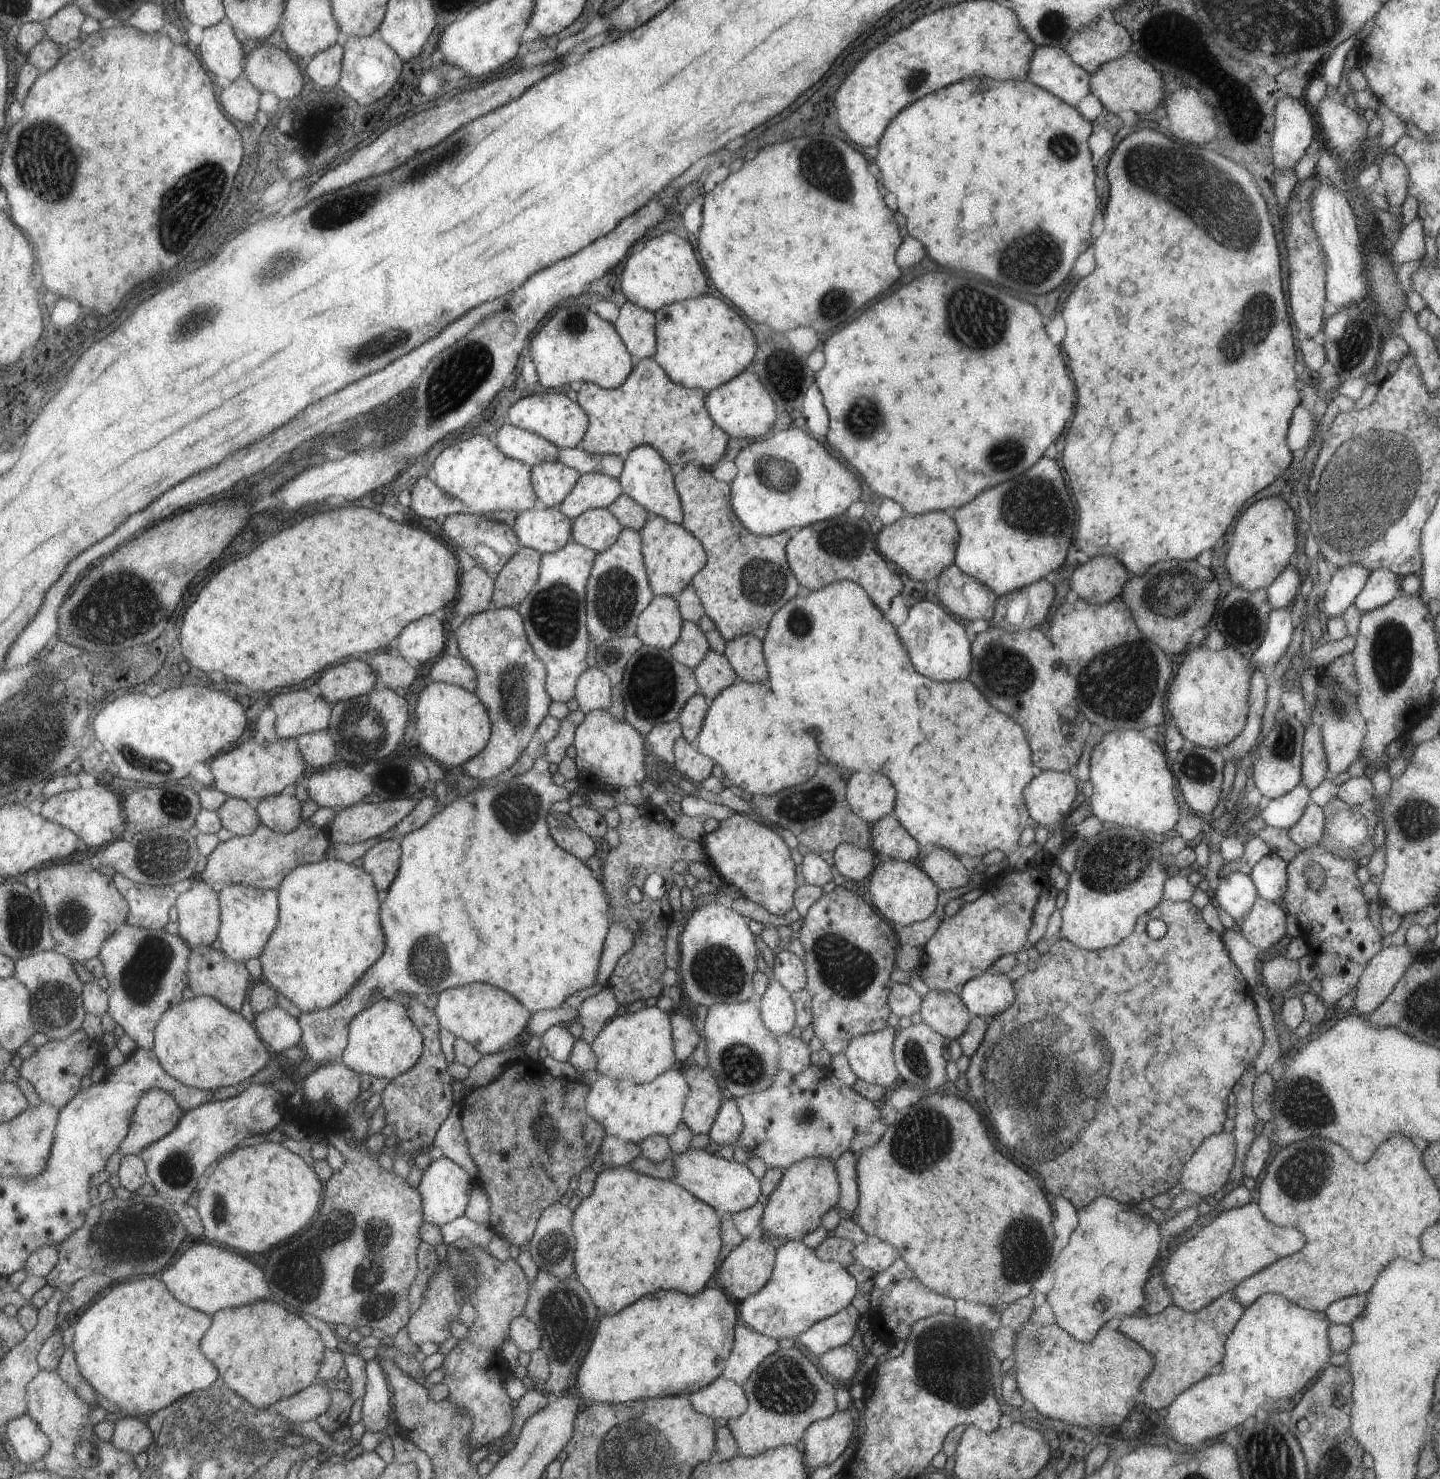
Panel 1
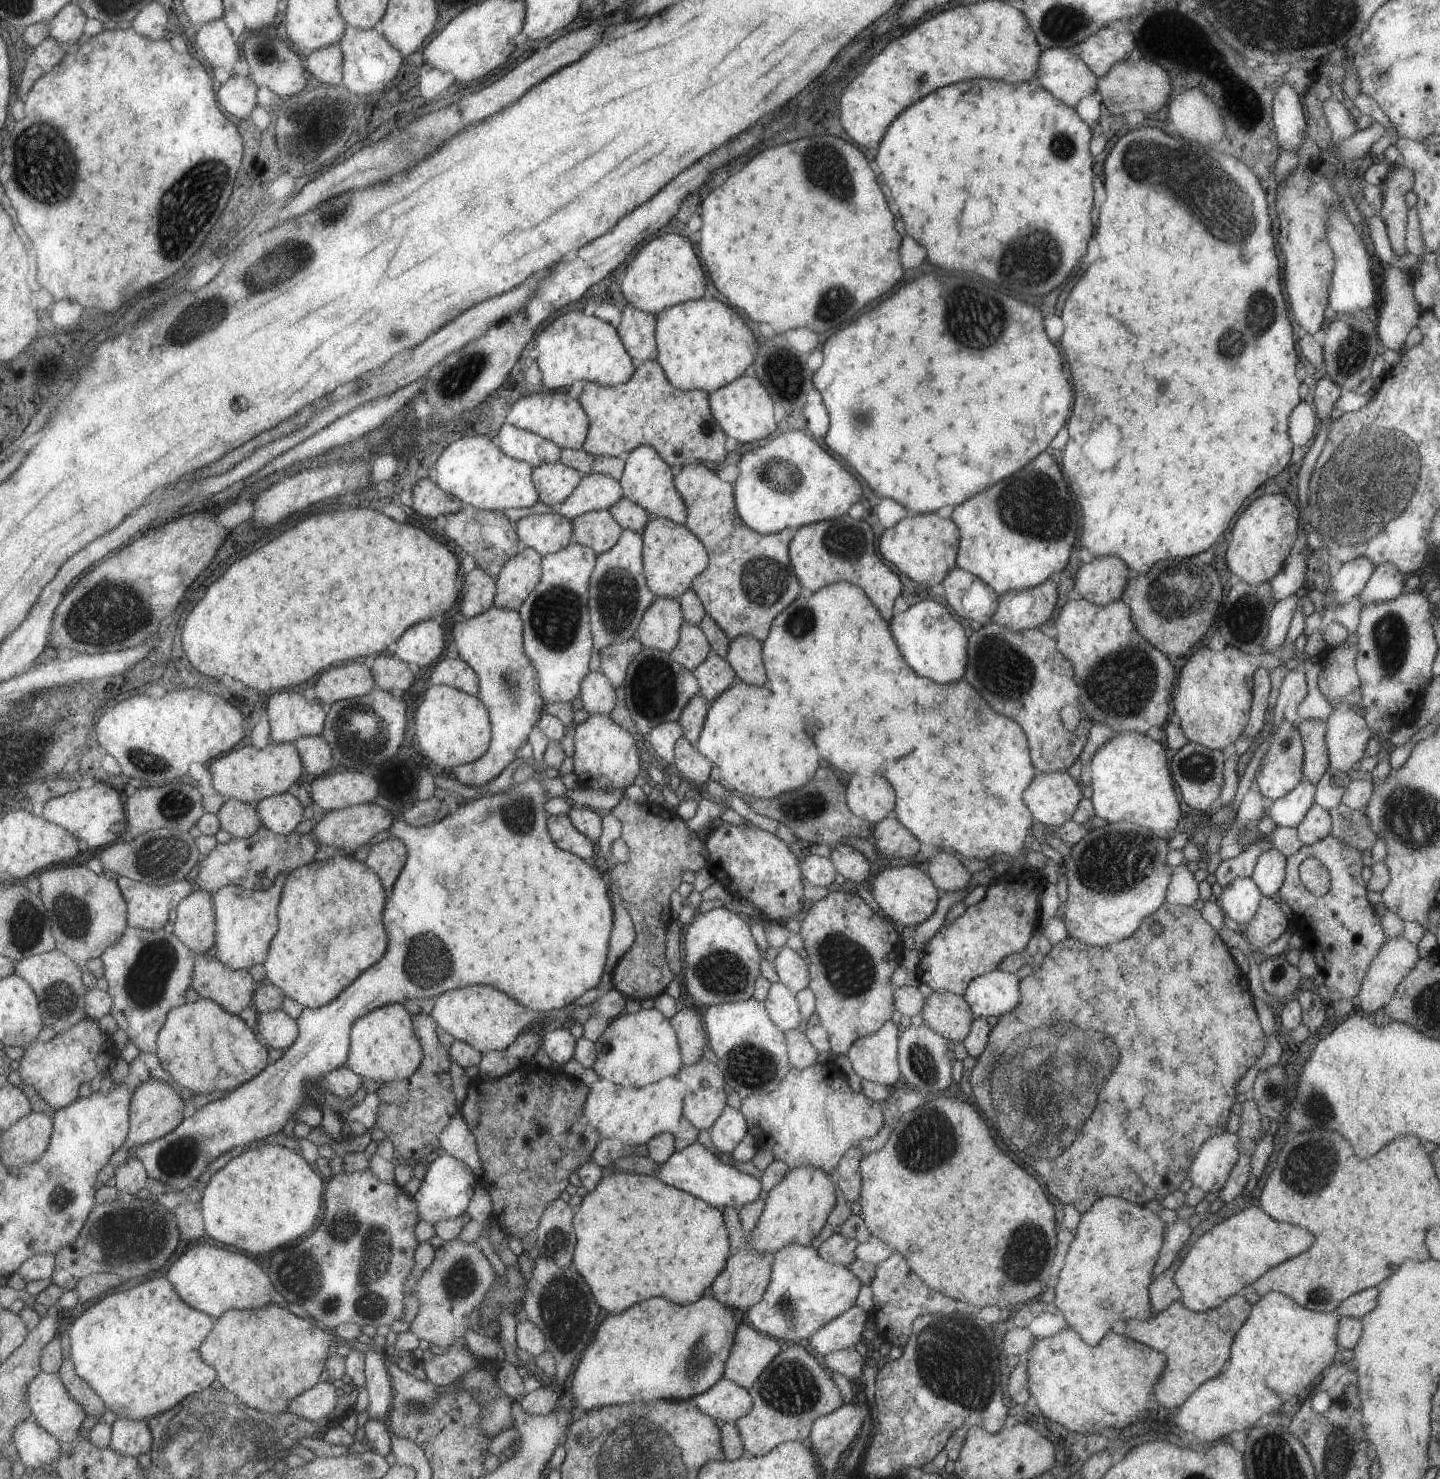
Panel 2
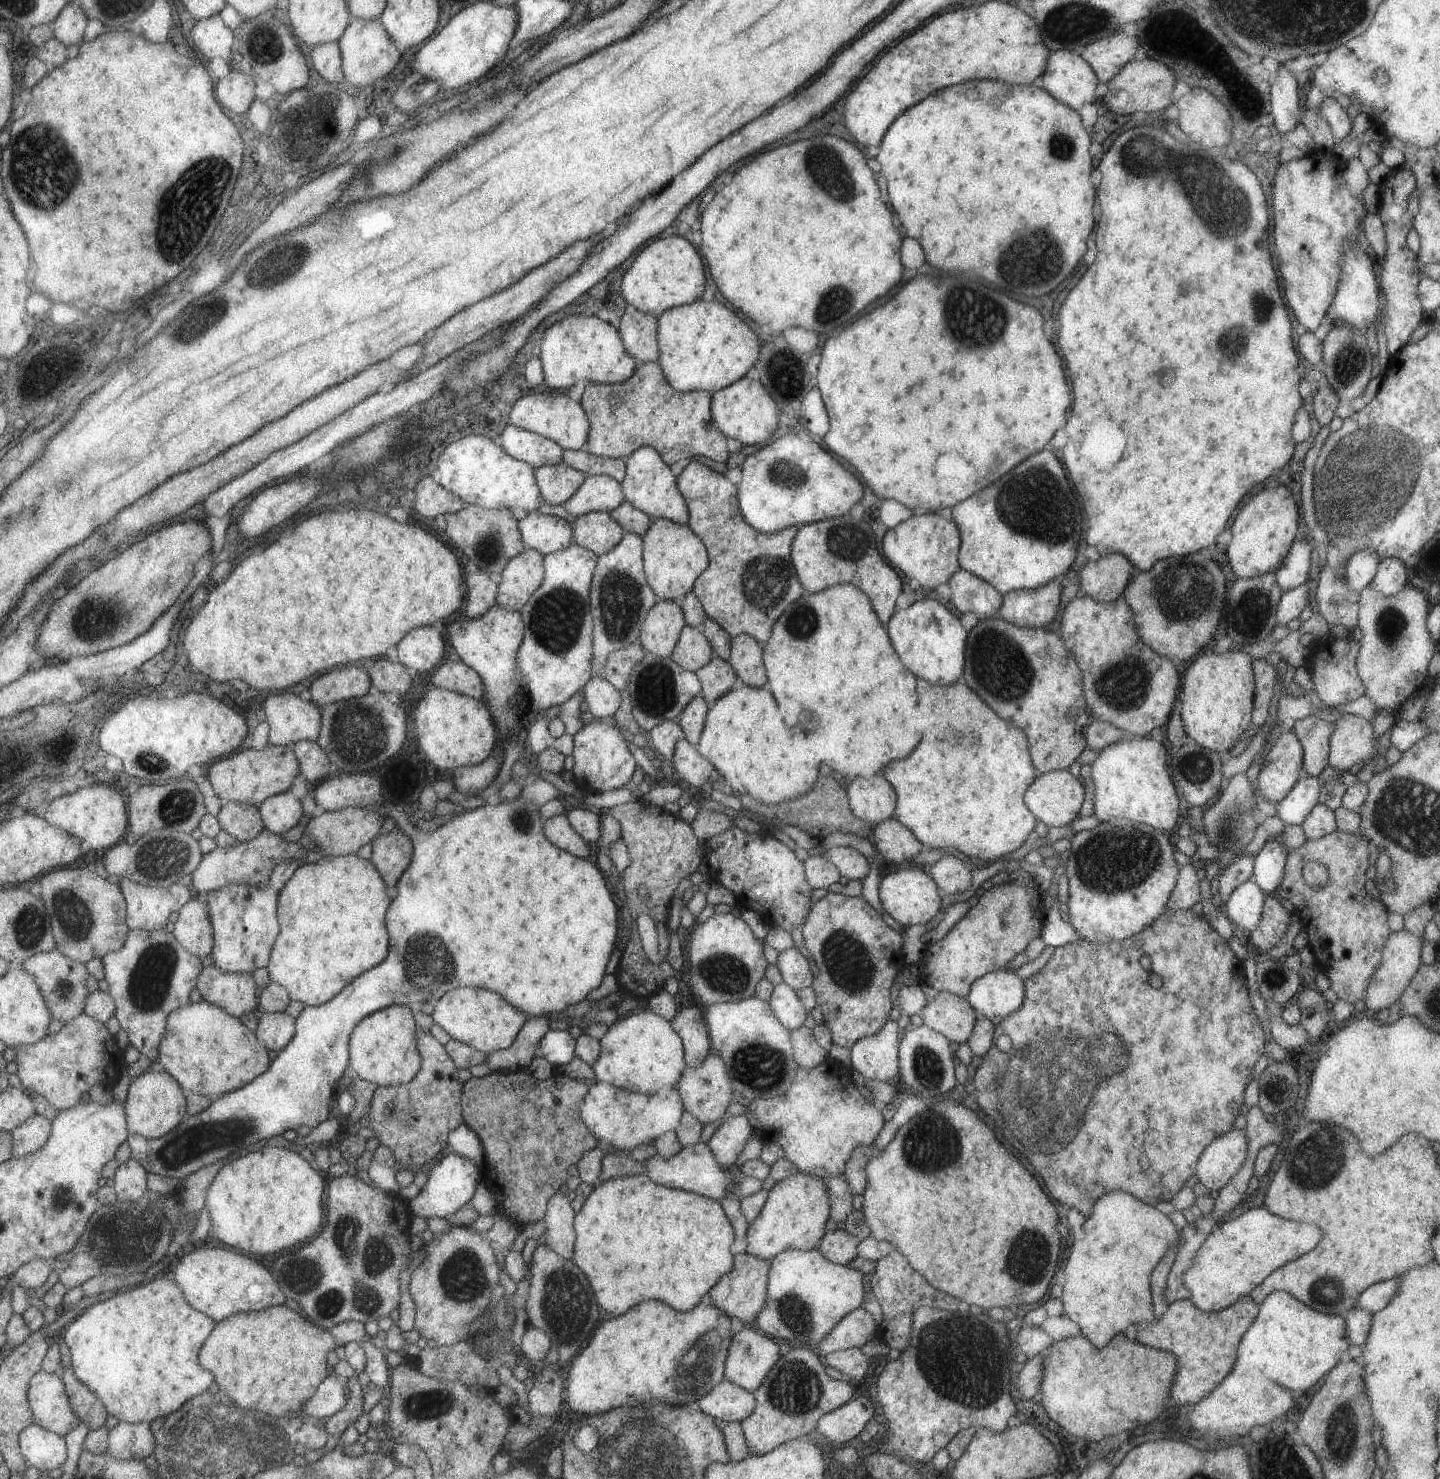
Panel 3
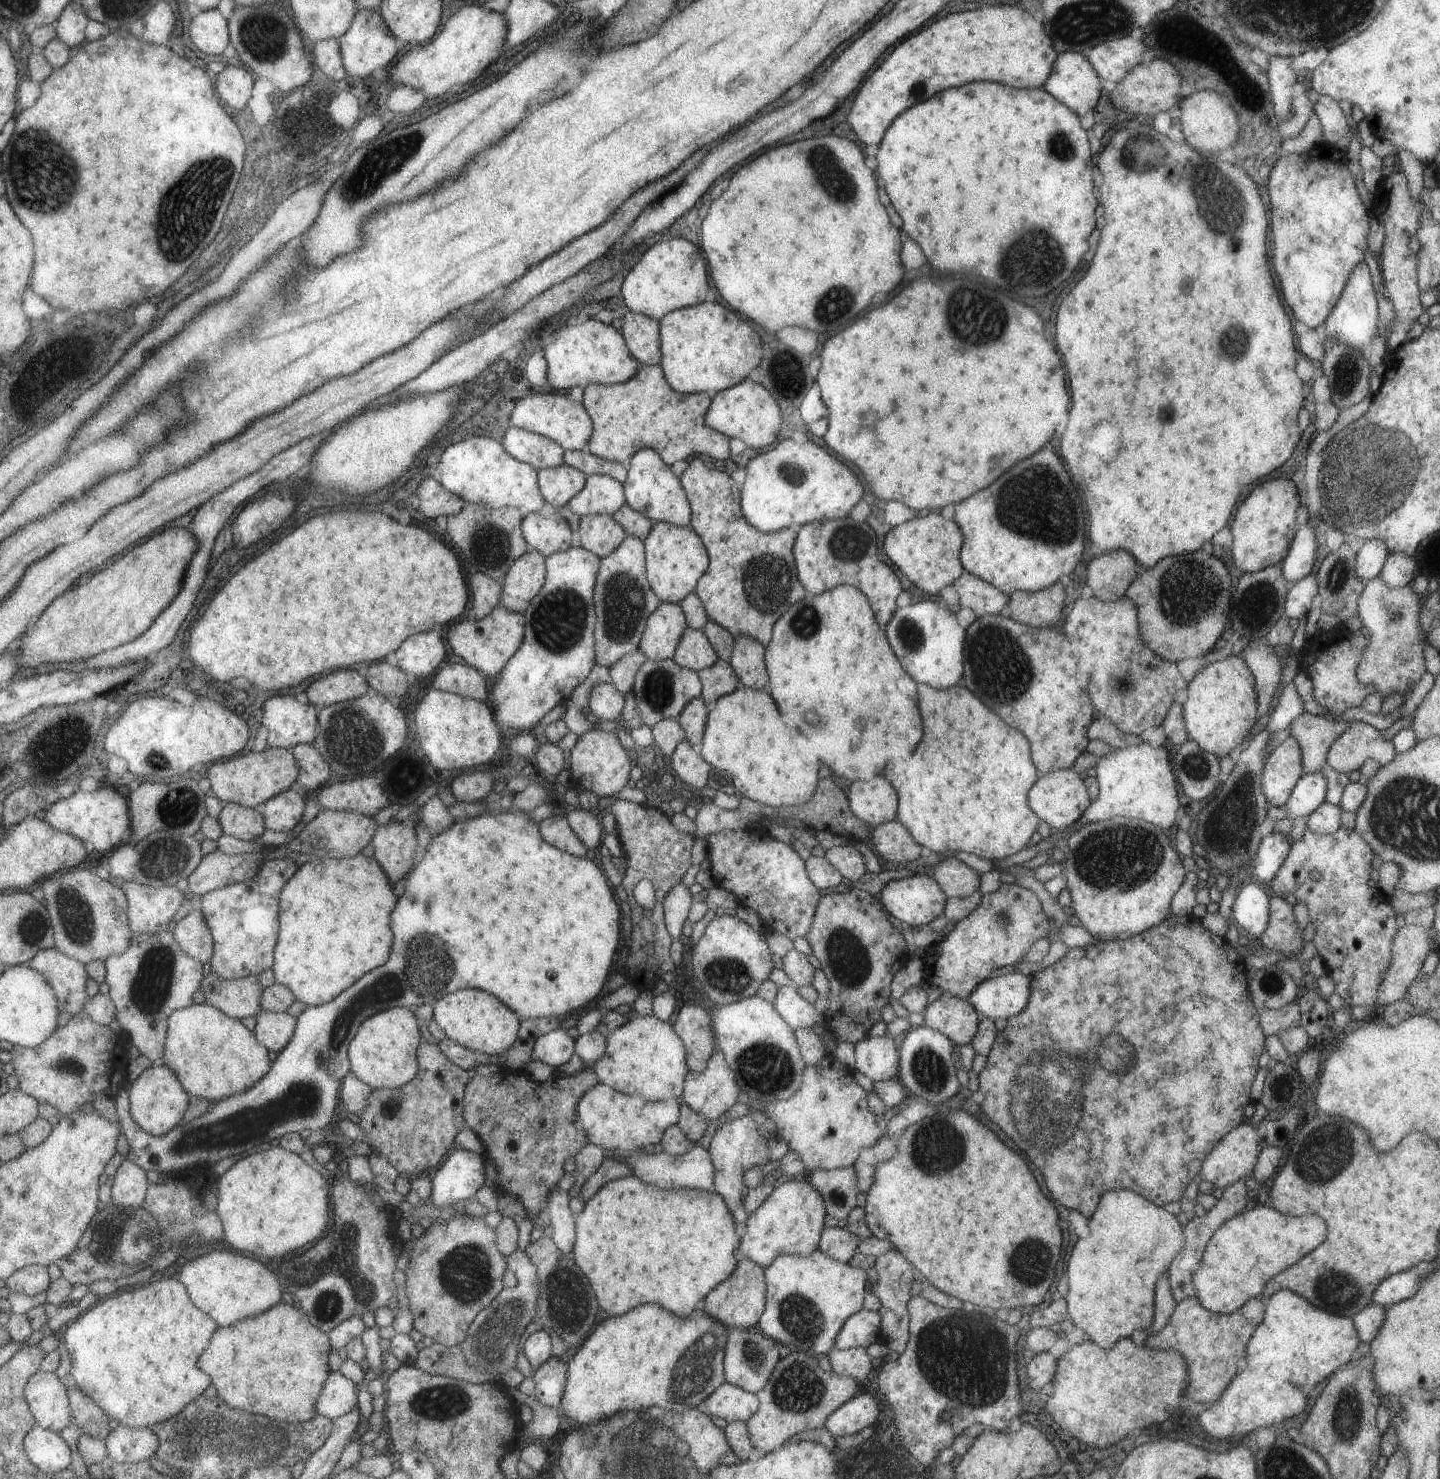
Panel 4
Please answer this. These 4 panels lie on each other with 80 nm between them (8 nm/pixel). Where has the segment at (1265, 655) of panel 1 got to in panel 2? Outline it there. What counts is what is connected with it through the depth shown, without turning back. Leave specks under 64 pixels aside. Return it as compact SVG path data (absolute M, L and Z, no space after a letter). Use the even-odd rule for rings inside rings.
M1302 590L1286 596L1284 599L1279 599L1270 612L1270 619L1268 622L1268 633L1264 639L1263 646L1265 652L1272 653L1285 640L1289 620L1297 608L1297 600L1302 599Z

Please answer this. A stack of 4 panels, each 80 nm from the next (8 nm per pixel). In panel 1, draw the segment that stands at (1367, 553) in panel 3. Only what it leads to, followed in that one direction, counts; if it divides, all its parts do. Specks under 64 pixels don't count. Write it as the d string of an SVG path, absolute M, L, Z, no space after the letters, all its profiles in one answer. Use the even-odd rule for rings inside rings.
M1348 564L1331 570L1322 605L1326 618L1340 616L1354 602L1370 573L1363 565L1358 564Z

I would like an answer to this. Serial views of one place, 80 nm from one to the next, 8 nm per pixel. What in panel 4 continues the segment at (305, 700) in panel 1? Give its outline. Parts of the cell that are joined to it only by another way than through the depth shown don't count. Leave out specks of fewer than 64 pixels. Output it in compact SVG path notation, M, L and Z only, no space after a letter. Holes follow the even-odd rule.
M290 695L265 700L259 724L266 728L266 746L290 749L299 743L312 744L316 737L317 717L311 703L300 704Z

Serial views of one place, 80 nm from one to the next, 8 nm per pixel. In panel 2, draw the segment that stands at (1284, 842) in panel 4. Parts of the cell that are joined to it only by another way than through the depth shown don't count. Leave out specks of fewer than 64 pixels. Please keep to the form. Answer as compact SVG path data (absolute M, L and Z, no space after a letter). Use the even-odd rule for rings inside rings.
M1269 846L1259 854L1250 877L1262 892L1263 897L1277 897L1284 879L1285 867L1286 856L1283 856L1276 848Z

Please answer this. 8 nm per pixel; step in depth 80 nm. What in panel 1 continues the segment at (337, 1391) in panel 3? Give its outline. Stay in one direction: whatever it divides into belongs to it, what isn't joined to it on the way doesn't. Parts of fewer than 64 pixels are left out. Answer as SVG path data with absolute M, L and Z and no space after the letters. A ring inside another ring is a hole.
M313 1382L289 1398L278 1400L271 1409L292 1423L300 1423L314 1420L316 1416L323 1414L329 1405L330 1387Z

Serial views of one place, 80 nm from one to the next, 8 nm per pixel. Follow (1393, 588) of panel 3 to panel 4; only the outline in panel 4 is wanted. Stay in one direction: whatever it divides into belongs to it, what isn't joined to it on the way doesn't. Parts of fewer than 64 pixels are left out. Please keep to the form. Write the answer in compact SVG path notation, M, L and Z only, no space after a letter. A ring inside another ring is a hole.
M1404 552L1389 553L1378 575L1389 588L1402 587L1412 585L1417 575L1416 569L1413 556L1410 557Z

